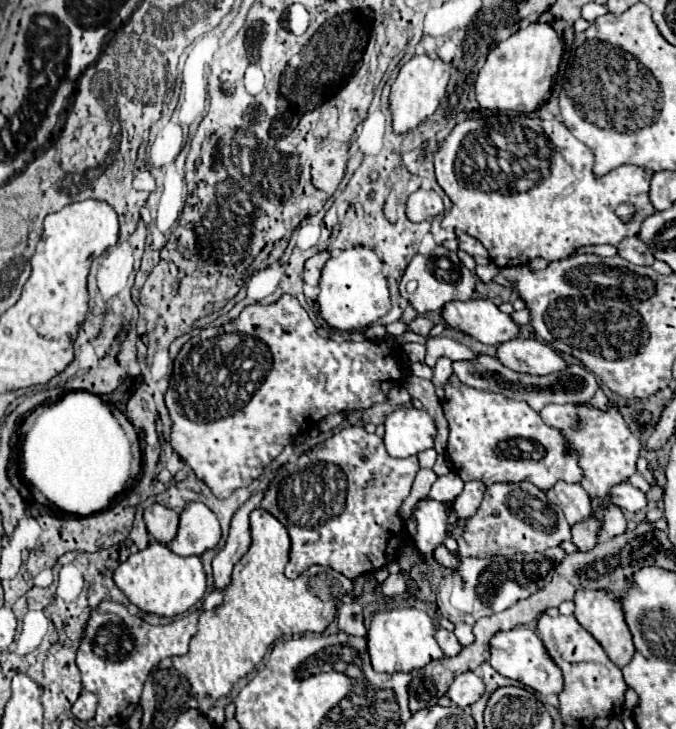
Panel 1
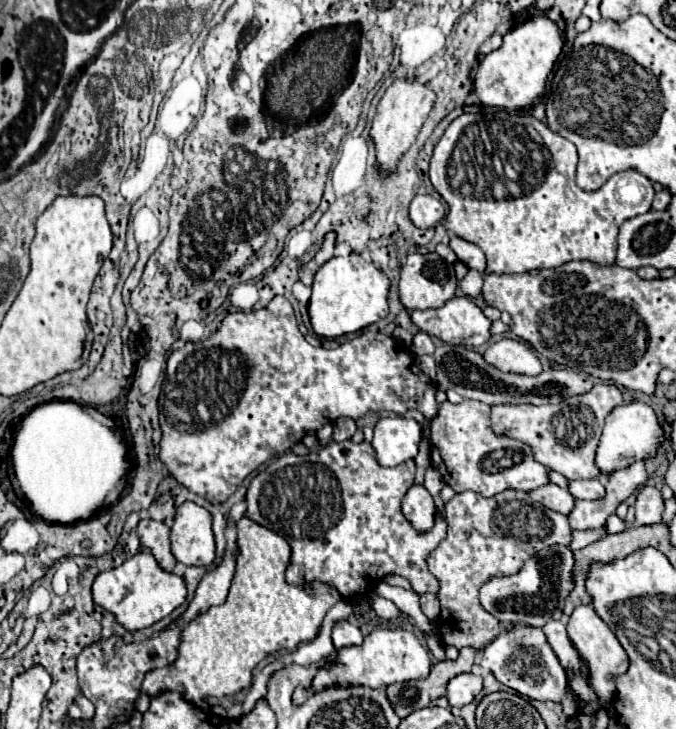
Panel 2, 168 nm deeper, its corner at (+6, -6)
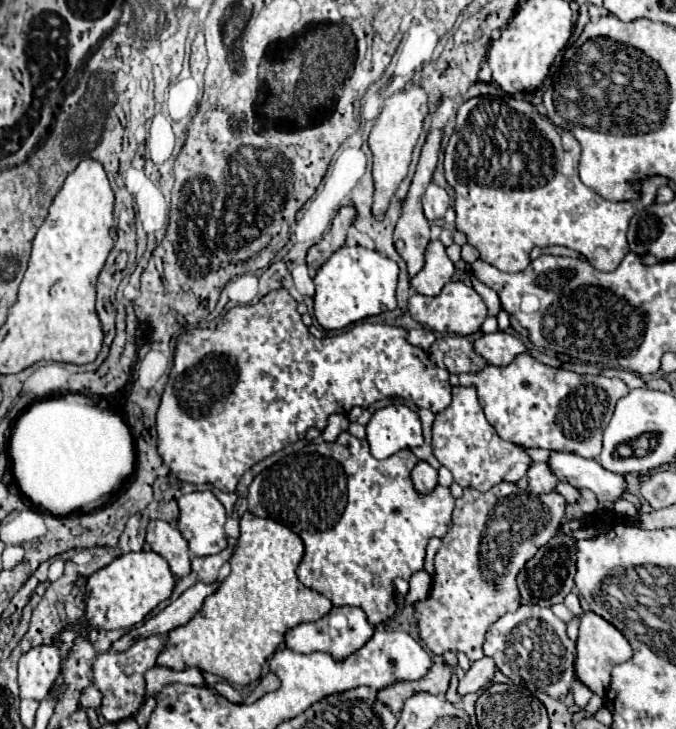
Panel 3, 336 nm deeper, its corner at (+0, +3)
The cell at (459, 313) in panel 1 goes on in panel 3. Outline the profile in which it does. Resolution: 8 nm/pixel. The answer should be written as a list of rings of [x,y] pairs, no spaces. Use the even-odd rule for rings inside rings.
[[[462,281],[446,283],[444,289],[436,297],[426,297],[426,295],[414,293],[408,299],[408,311],[414,321],[426,325],[428,329],[438,331],[438,333],[456,333],[456,335],[476,333],[486,319],[486,305],[484,305],[482,297],[474,291],[474,287],[468,287]]]

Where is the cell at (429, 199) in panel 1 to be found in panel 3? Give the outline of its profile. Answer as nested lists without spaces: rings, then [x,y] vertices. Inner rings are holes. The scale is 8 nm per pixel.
[[[430,183],[424,197],[422,197],[422,205],[424,205],[424,215],[428,221],[436,221],[436,219],[442,219],[448,205],[450,205],[450,197],[448,193],[438,187],[436,183]]]

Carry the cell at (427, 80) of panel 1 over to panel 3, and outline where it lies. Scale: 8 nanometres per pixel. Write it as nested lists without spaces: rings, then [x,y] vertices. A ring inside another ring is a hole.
[[[408,85],[404,91],[398,91],[390,99],[386,99],[380,117],[374,121],[368,145],[372,151],[372,175],[374,175],[374,189],[376,189],[374,203],[372,203],[372,215],[378,221],[384,219],[390,199],[394,197],[398,185],[408,173],[412,149],[418,143],[418,137],[422,133],[422,123],[424,123],[426,113],[428,113],[426,91],[422,87]]]

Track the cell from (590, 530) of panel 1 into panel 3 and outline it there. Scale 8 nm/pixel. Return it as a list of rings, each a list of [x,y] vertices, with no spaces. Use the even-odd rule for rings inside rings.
[[[560,481],[558,485],[556,485],[556,491],[566,499],[566,501],[578,501],[578,497],[580,497],[580,493],[578,493],[578,489],[574,489],[570,483],[564,483],[564,481]]]

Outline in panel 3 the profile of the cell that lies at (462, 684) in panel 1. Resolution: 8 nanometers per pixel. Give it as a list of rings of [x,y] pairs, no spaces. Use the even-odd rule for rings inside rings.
[[[482,657],[480,661],[474,661],[470,665],[468,673],[460,679],[460,685],[458,685],[460,697],[466,695],[466,693],[488,689],[490,683],[492,683],[494,671],[496,671],[496,665],[494,665],[494,661],[490,657]]]

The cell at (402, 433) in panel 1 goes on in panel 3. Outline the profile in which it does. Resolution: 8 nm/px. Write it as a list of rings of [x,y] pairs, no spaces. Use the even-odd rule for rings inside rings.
[[[388,405],[378,409],[368,421],[366,439],[370,453],[376,459],[386,459],[400,449],[422,445],[422,423],[406,405]]]

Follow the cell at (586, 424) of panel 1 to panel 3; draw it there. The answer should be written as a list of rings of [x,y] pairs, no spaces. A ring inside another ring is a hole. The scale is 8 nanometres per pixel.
[[[526,353],[514,357],[514,361],[506,367],[486,365],[476,373],[462,373],[458,377],[461,386],[476,387],[486,419],[502,439],[518,445],[526,445],[526,447],[542,447],[548,451],[550,449],[568,451],[586,459],[596,459],[600,455],[602,433],[614,413],[616,401],[630,393],[628,385],[622,379],[616,379],[616,377],[608,379],[604,375],[578,375],[568,369],[548,367],[544,363],[538,363]]]

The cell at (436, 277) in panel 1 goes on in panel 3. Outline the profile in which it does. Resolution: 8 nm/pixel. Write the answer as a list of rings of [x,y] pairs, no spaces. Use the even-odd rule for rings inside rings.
[[[430,241],[426,249],[426,263],[410,285],[422,295],[438,295],[442,287],[452,279],[454,263],[446,257],[446,247],[440,241]]]

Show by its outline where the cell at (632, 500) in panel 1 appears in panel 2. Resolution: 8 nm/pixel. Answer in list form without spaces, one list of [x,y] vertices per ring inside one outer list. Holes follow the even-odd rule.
[[[598,478],[584,482],[570,482],[568,490],[574,498],[582,498],[582,500],[602,500],[606,494],[606,488]]]

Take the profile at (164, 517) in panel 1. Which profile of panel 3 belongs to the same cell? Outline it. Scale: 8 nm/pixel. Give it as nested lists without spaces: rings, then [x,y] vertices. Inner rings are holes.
[[[150,521],[146,529],[146,543],[158,555],[162,555],[174,577],[186,577],[190,573],[190,549],[180,531],[166,521]]]

